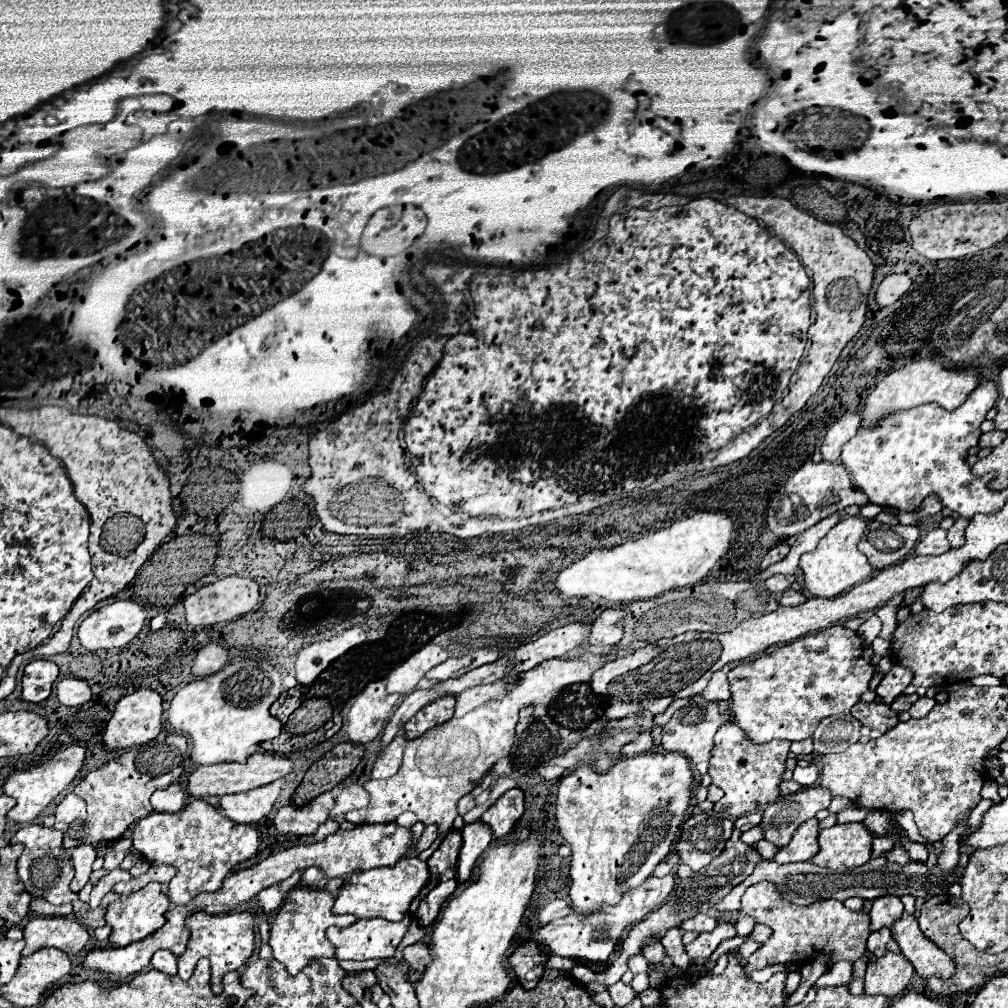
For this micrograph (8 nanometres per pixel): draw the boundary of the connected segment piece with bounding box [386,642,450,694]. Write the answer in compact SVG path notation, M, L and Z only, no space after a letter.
M426 644L420 650L416 650L410 658L406 658L402 664L398 664L386 678L388 692L408 694L414 692L418 682L426 676L426 672L440 662L444 662L450 656L446 646L440 644Z

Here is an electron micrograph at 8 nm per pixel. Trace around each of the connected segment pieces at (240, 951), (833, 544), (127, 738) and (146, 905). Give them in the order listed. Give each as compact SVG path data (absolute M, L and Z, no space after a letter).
M194 912L186 918L186 926L190 928L190 940L186 944L186 952L178 958L178 976L188 980L194 972L194 966L200 958L210 960L212 968L212 990L216 994L222 992L222 978L224 974L238 970L254 952L254 918L250 912L232 912L232 914L206 914Z
M860 516L844 518L818 542L818 546L812 552L808 552L800 558L800 568L804 572L806 588L810 590L810 594L820 596L820 598L832 598L872 576L872 572L874 572L872 566L868 564L866 556L856 548L858 540L866 528L867 520Z
M142 688L142 690L136 690L132 694L124 696L116 704L116 710L106 726L106 732L104 732L104 746L108 750L142 746L142 744L154 740L160 732L162 732L162 696L154 690Z
M150 882L148 886L144 886L142 890L130 894L128 898L122 898L114 904L108 906L106 912L106 922L112 926L112 934L110 934L110 942L114 946L128 946L132 942L144 940L150 934L154 934L158 928L164 926L164 912L170 908L170 900L164 892L166 888L158 882Z

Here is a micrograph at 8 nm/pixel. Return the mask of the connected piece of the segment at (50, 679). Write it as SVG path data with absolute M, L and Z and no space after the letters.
M32 660L24 668L22 698L26 702L42 702L50 696L52 684L58 678L58 666L50 660Z

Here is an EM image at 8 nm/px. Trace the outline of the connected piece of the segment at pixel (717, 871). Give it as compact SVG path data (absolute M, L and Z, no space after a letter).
M734 828L732 838L728 840L724 852L722 852L716 860L712 860L712 864L708 864L708 868L702 868L700 872L694 872L690 878L680 880L680 884L676 886L676 892L672 892L672 896L670 896L672 900L668 900L668 904L664 904L664 908L658 908L656 912L652 912L652 916L648 916L648 918L642 920L640 924L632 926L630 932L628 932L628 938L622 942L620 958L608 968L608 972L596 974L594 980L596 980L596 982L604 982L604 984L608 984L608 986L614 984L614 982L618 982L620 976L628 970L628 966L626 966L628 958L634 956L634 954L642 954L640 948L642 948L642 944L652 942L652 934L658 934L658 936L662 938L668 928L680 926L688 916L696 916L696 912L714 914L714 912L710 910L712 904L718 904L734 886L738 886L742 880L746 880L746 878L754 872L756 864L760 864L760 860L762 860L762 856L754 850L754 846L744 844L744 842L740 840L740 836L742 836L742 832L740 832L738 828Z

